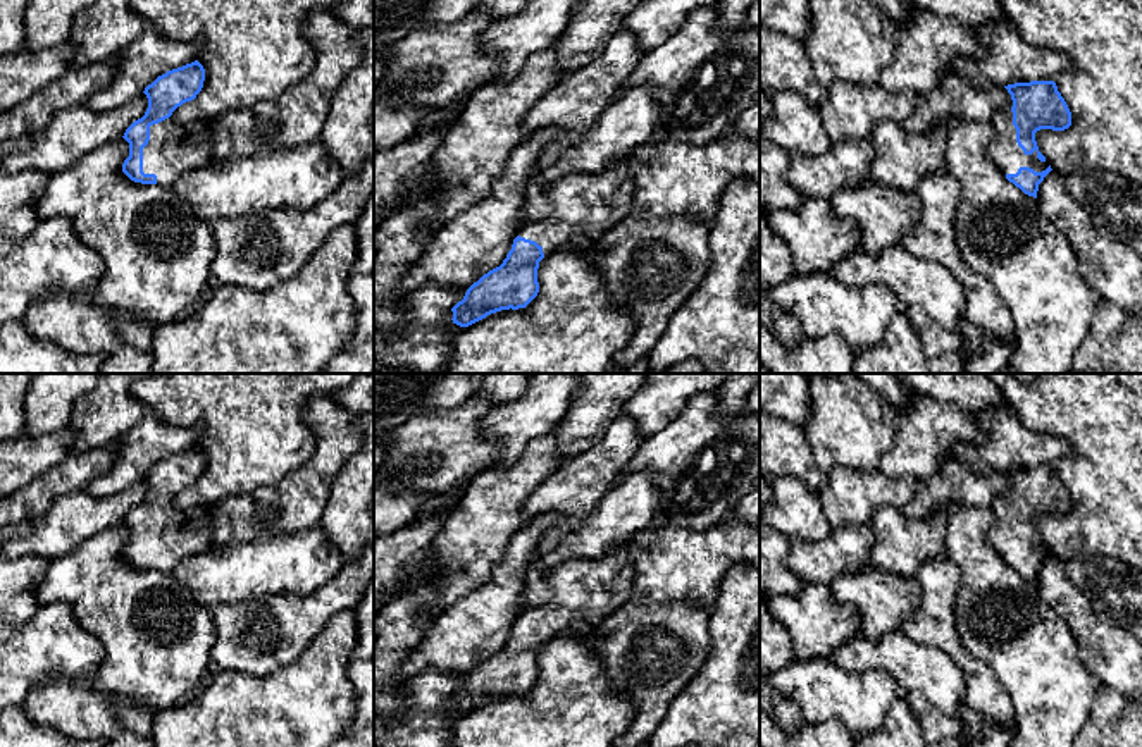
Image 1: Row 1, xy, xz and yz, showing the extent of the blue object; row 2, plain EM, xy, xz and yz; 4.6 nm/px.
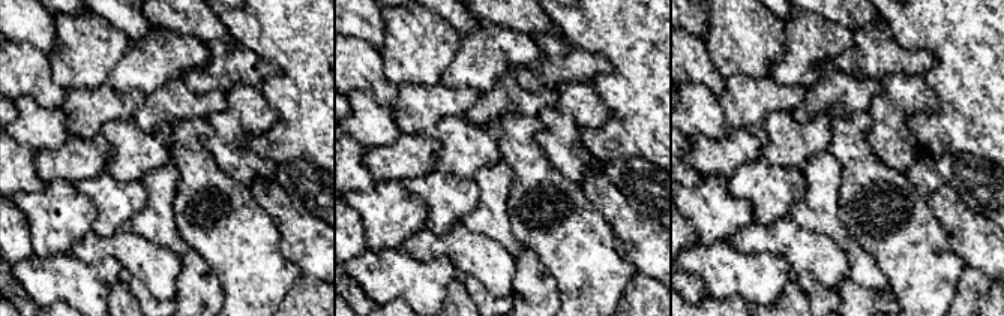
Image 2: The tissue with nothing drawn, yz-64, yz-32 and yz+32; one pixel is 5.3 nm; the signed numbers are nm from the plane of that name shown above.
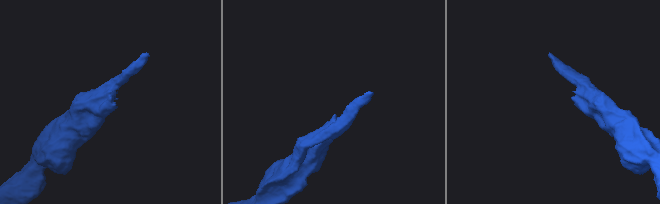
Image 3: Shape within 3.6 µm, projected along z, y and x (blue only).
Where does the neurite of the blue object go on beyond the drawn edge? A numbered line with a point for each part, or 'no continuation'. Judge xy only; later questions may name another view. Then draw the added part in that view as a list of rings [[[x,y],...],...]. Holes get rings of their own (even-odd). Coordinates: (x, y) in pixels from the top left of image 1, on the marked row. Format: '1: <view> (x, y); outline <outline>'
1: xy (173, 148); outline [[[171,117],[150,126],[150,141],[143,148],[143,172],[155,174],[158,186],[212,162],[212,138],[207,122],[176,124]]]

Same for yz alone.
1: yz (1005, 152); outline [[[1011,108],[997,110],[992,117],[992,126],[996,136],[990,141],[987,153],[1004,176],[1016,174],[1020,167],[1030,167],[1035,172],[1042,172],[1049,167],[1047,162],[1037,158],[1037,150],[1032,155],[1025,155],[1018,146]]]

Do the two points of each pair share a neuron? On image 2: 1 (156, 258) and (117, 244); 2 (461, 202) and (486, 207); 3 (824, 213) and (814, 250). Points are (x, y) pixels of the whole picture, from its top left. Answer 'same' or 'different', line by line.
1: same
2: different
3: different

